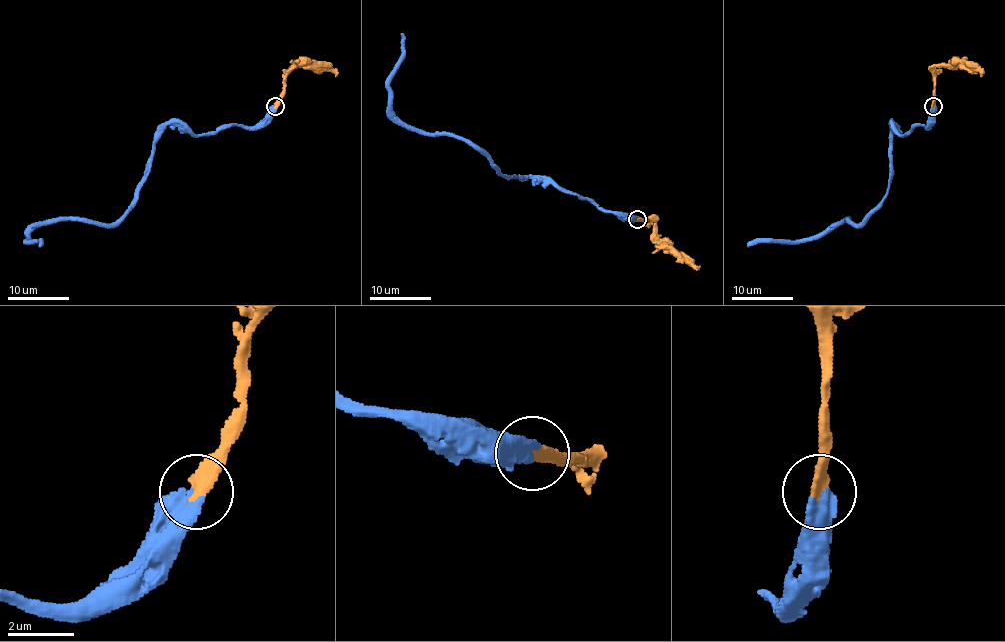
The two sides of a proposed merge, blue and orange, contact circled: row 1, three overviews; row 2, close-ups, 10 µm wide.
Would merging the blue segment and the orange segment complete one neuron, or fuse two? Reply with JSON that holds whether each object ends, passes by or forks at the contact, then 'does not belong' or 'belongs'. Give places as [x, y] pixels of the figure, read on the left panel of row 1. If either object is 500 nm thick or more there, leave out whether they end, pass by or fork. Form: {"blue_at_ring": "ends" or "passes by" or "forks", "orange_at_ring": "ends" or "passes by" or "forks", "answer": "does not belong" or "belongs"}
{"answer": "belongs"}

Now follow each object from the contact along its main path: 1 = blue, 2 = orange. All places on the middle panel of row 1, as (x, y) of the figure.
1: (638, 219), (500, 172), (449, 135), (408, 129), (390, 94), (400, 34)
2: (638, 219), (653, 219), (655, 233), (698, 268)

